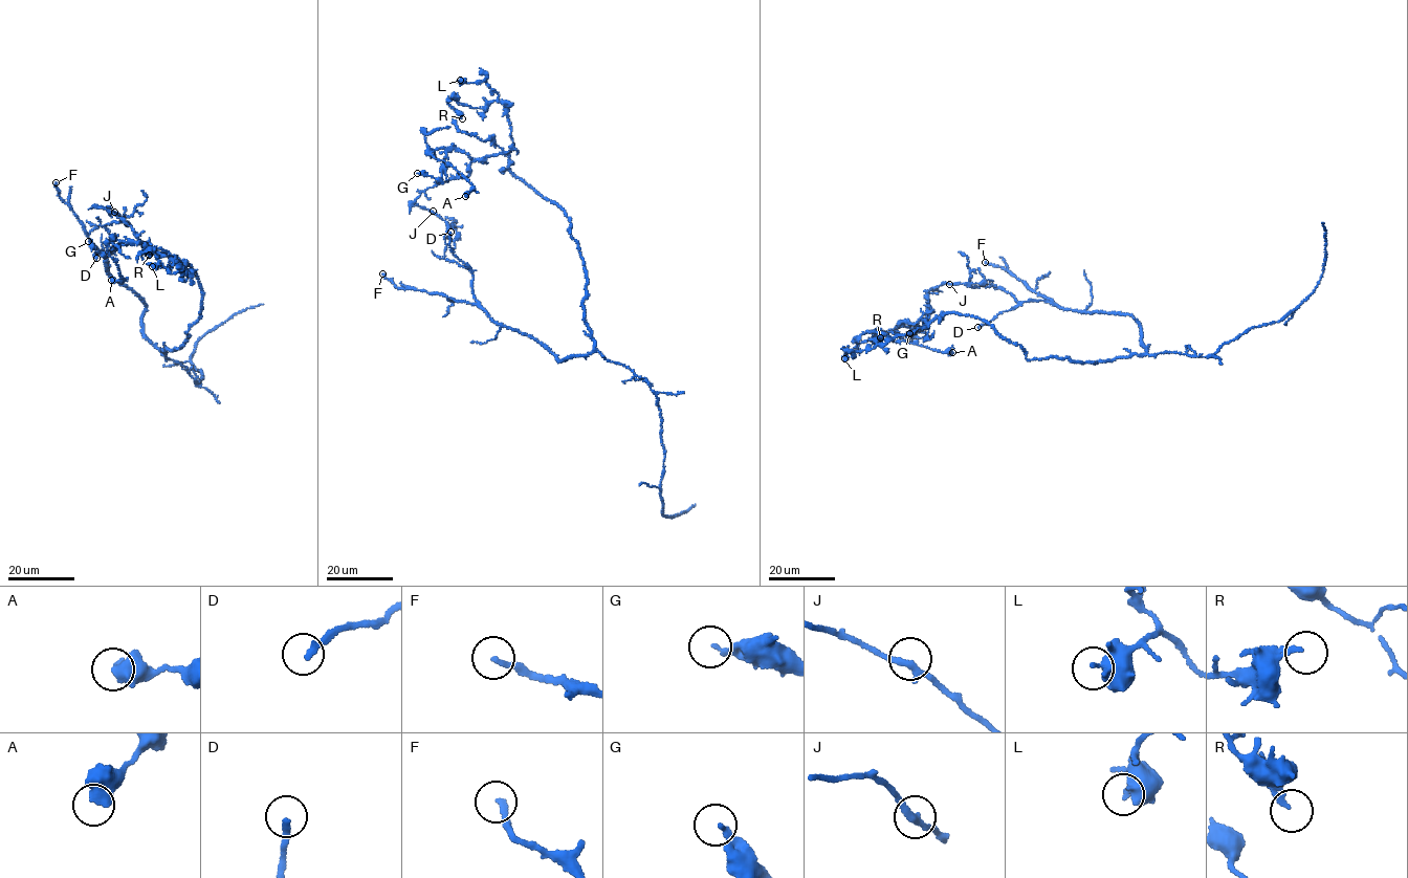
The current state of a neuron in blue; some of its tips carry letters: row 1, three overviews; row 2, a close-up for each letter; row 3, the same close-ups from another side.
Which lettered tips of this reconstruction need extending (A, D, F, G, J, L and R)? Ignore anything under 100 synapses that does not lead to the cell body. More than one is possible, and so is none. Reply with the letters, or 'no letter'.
no letter

